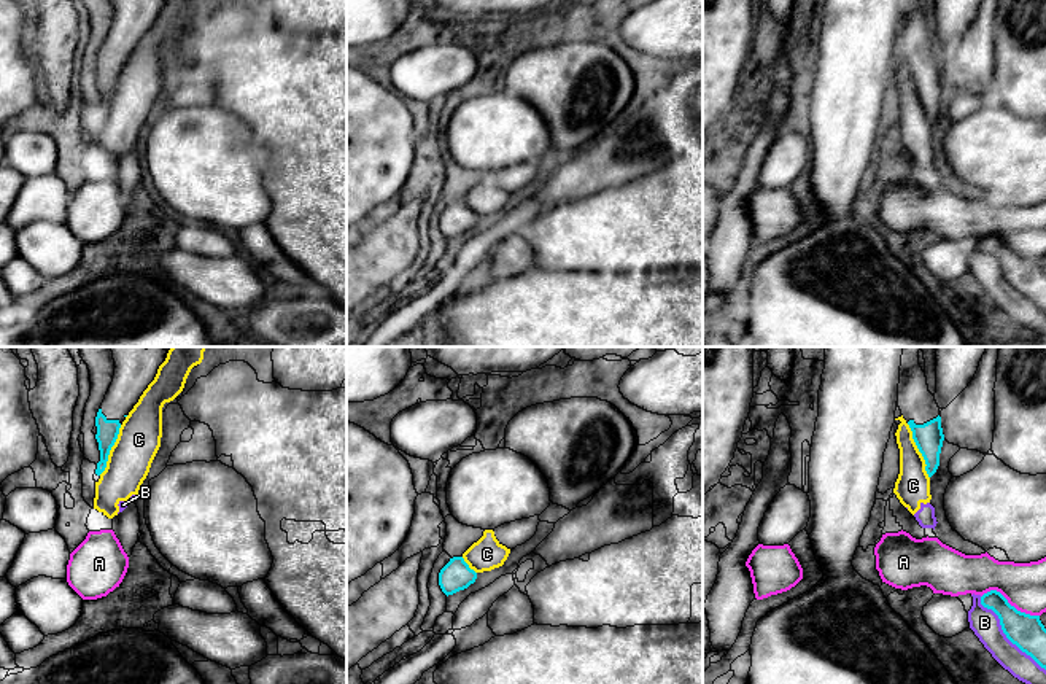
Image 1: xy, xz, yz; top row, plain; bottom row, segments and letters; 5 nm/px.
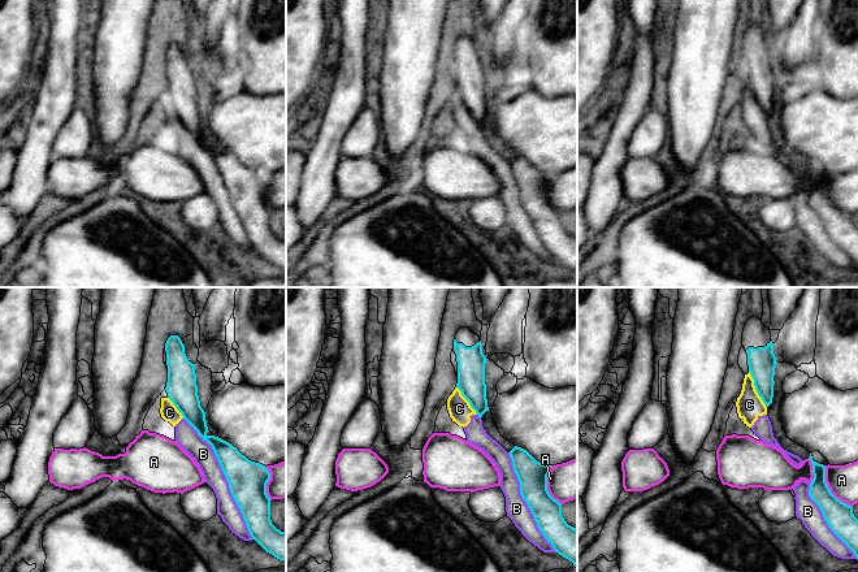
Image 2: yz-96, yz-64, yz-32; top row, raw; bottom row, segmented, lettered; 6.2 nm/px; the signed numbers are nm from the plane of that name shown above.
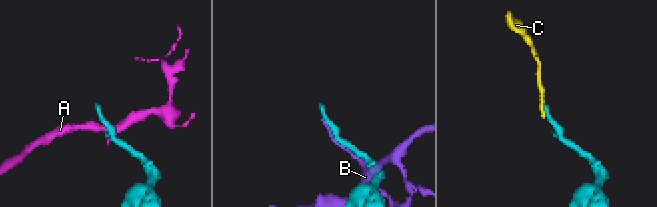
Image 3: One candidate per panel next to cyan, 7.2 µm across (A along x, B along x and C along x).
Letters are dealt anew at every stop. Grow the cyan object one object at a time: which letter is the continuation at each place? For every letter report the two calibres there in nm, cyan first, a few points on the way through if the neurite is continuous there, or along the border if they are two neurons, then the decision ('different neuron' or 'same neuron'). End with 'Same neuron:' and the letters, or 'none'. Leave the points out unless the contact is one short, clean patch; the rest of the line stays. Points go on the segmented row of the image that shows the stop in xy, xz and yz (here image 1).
A: 170/220 nm | different neuron
B: 170/150 nm | different neuron
C: 150/180 nm | different neuron
Same neuron: none

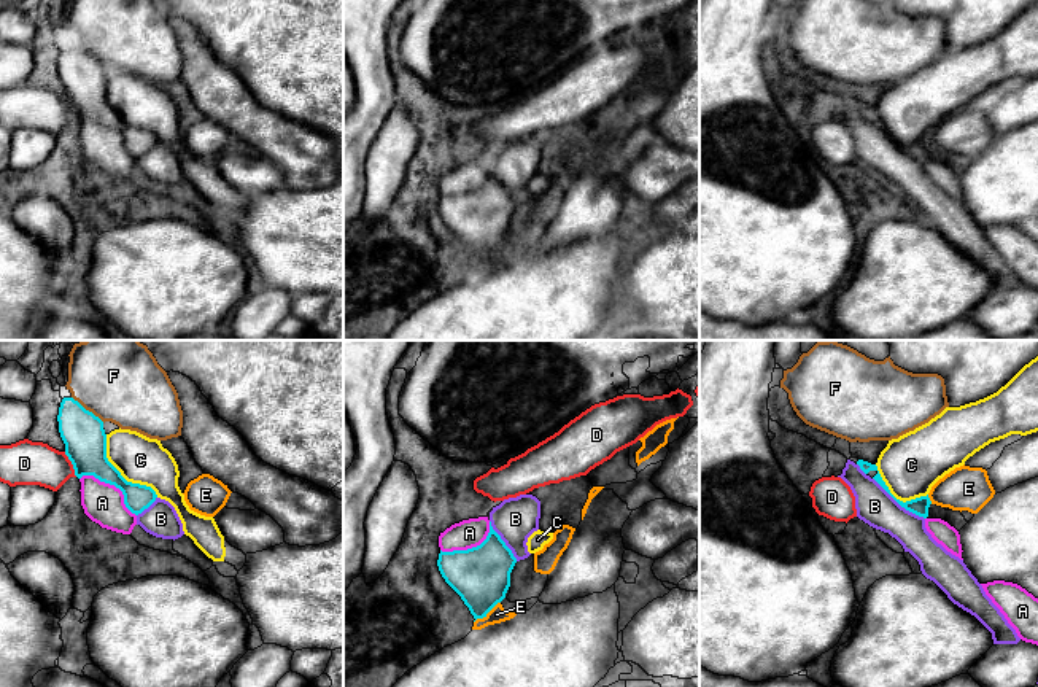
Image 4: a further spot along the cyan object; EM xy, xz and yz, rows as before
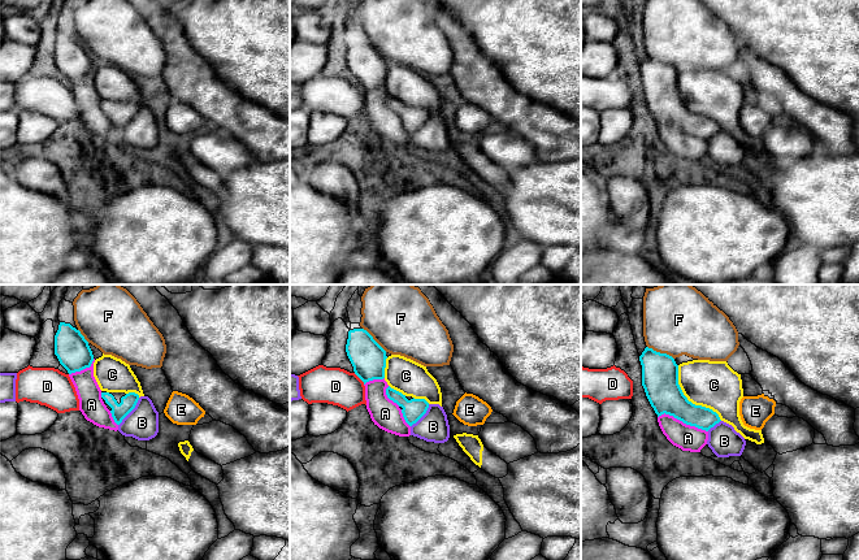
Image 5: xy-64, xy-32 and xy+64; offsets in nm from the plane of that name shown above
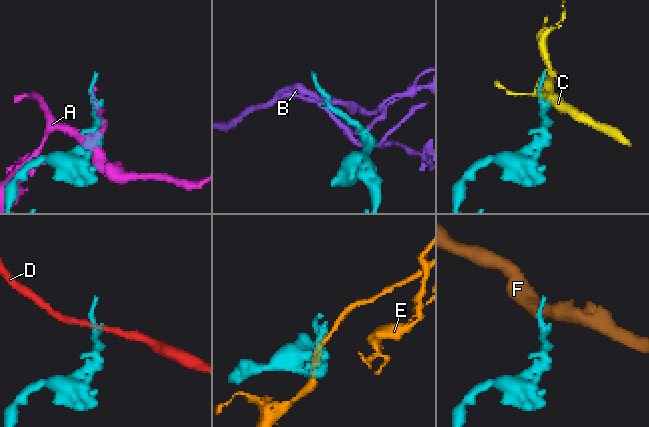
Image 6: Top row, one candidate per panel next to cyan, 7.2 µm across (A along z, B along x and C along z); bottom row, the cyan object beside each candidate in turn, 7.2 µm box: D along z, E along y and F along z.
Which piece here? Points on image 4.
A: 200/200 nm | different neuron
B: 90/190 nm | across yz (919, 506), (898, 503), (875, 506) | same neuron
C: 220/240 nm | different neuron
D: 220/220 nm | along xy (64, 452), (77, 476) | different neuron
E: 300/80 nm | along xz (499, 601), (474, 622) | different neuron
F: 220/440 nm | along xy (72, 396), (104, 422) | different neuron
Same neuron: B

